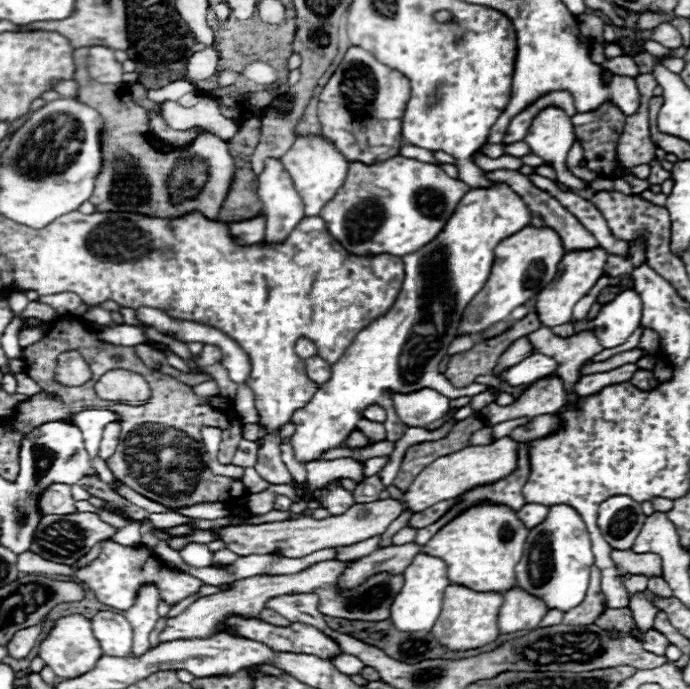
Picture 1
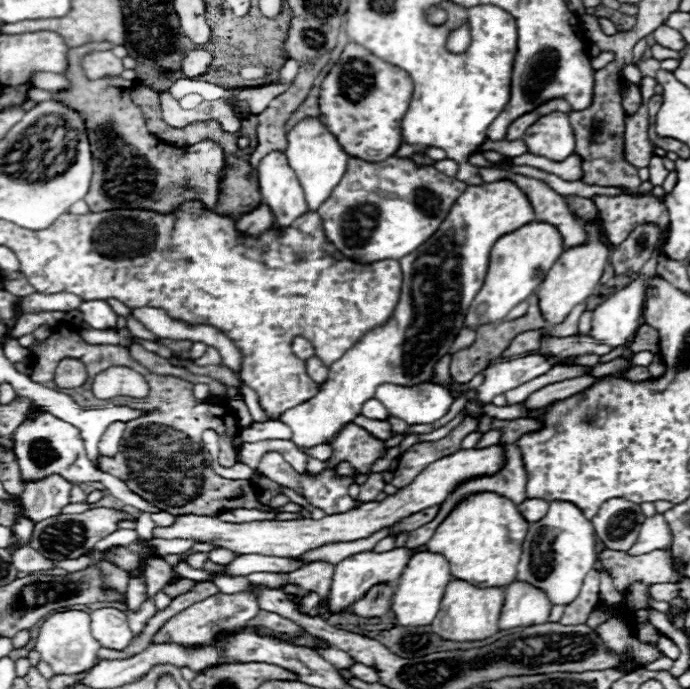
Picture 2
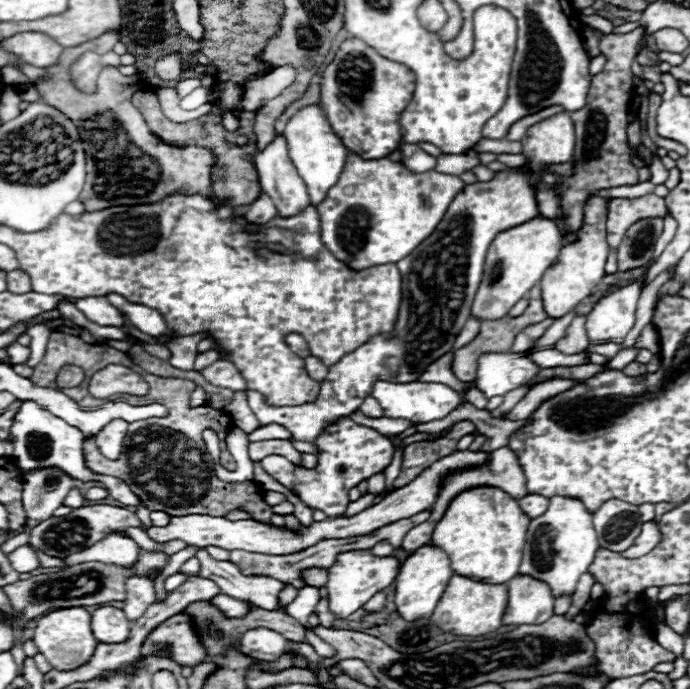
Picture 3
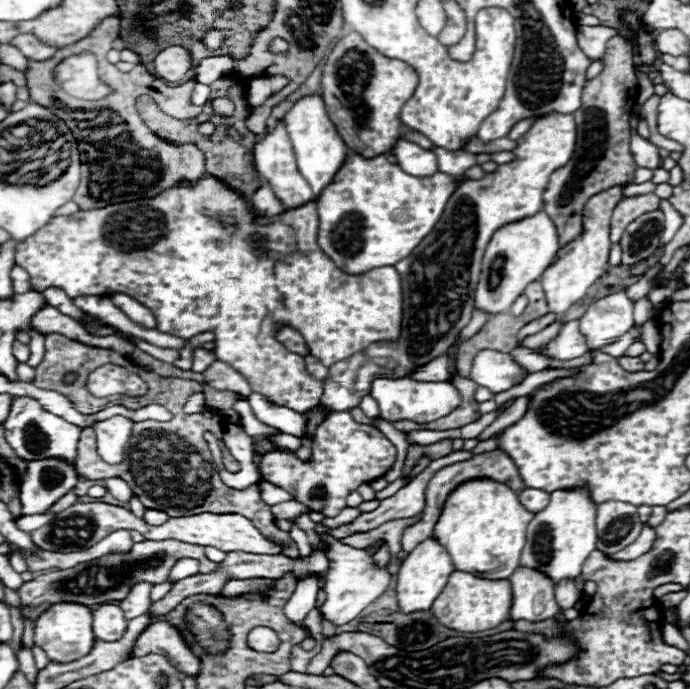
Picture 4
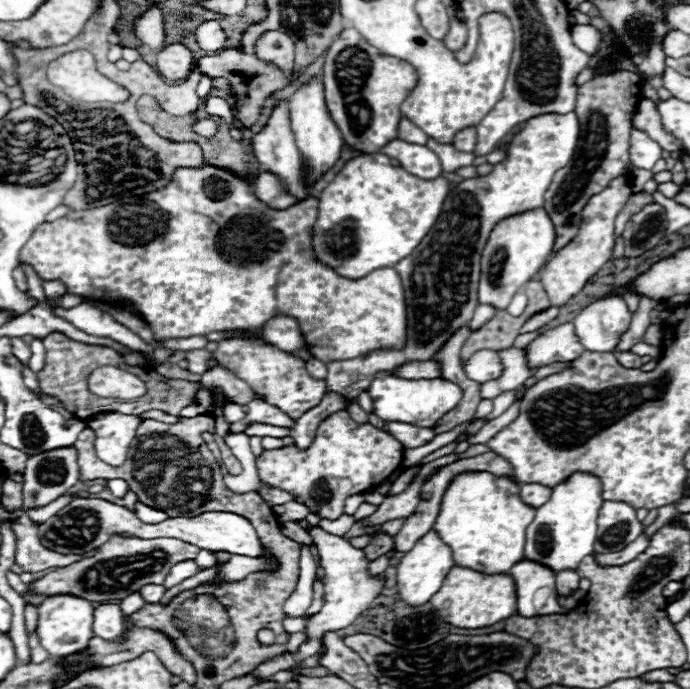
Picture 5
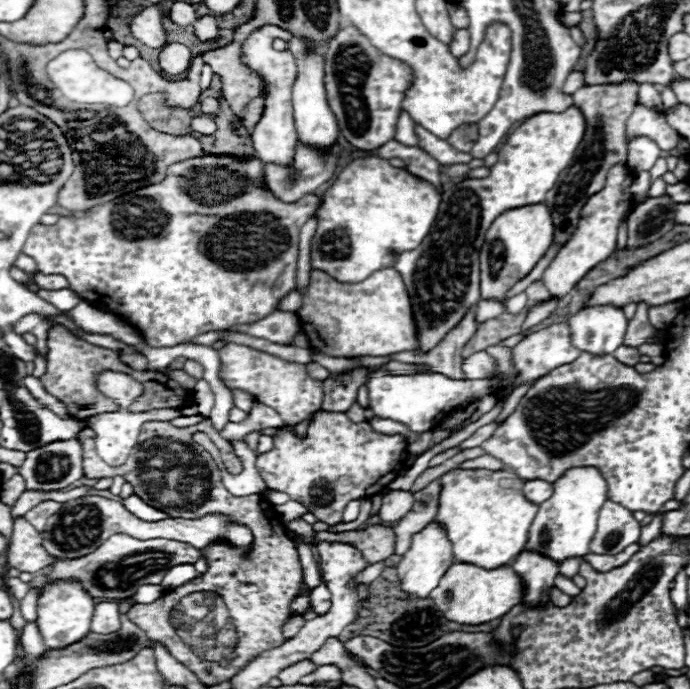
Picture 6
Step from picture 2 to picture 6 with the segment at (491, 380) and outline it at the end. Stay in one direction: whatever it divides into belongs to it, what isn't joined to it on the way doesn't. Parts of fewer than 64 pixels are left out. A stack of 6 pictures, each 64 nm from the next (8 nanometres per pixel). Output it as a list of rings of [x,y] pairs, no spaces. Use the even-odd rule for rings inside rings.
[[[484,350],[484,352],[476,352],[470,358],[466,358],[462,362],[462,370],[466,374],[468,380],[484,380],[484,378],[492,378],[496,372],[496,360]]]

